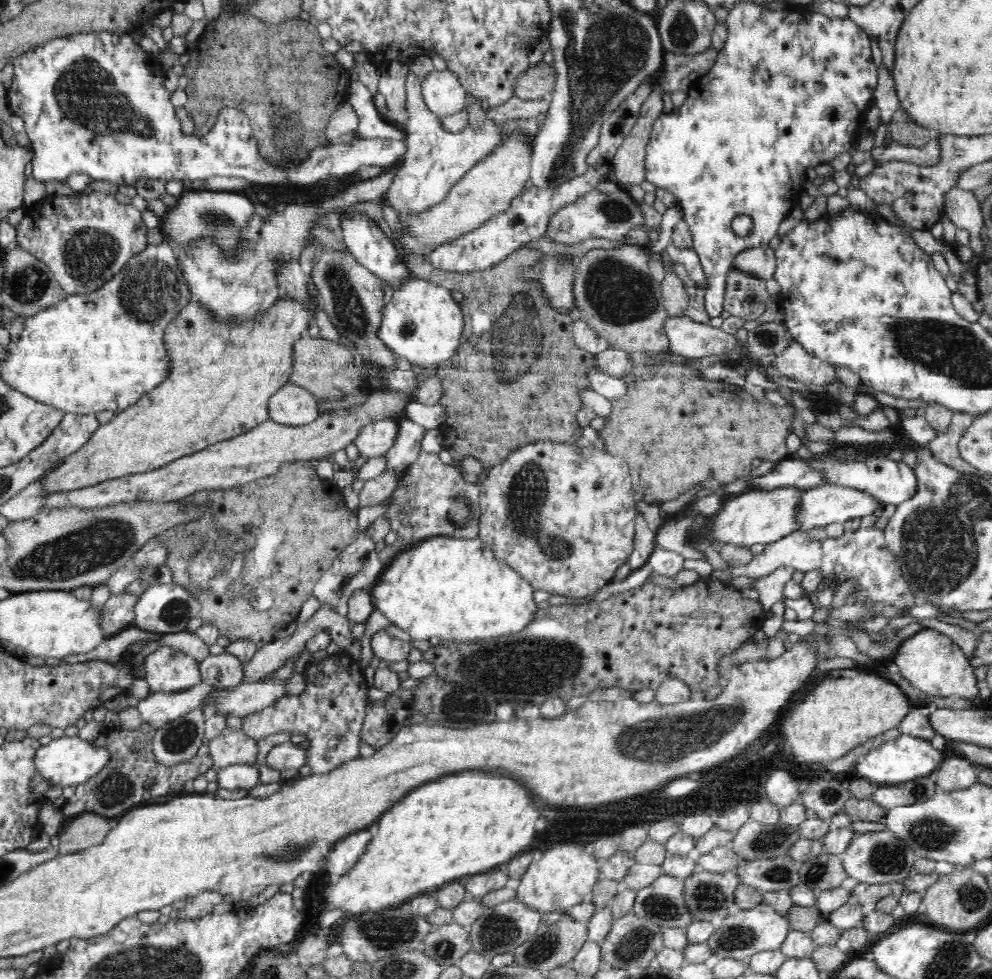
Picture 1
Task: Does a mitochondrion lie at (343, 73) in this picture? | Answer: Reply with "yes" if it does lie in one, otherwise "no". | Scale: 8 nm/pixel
no

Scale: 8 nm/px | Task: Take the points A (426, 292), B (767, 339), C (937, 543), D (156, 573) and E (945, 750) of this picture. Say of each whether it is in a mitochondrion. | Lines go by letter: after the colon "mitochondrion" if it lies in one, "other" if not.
A: other
B: mitochondrion
C: mitochondrion
D: mitochondrion
E: other

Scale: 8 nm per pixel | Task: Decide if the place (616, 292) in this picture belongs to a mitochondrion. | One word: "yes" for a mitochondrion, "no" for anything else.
yes

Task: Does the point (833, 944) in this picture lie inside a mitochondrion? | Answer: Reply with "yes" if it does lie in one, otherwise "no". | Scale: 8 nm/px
no

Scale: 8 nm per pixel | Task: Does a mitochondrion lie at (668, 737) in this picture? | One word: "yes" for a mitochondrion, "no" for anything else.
yes

